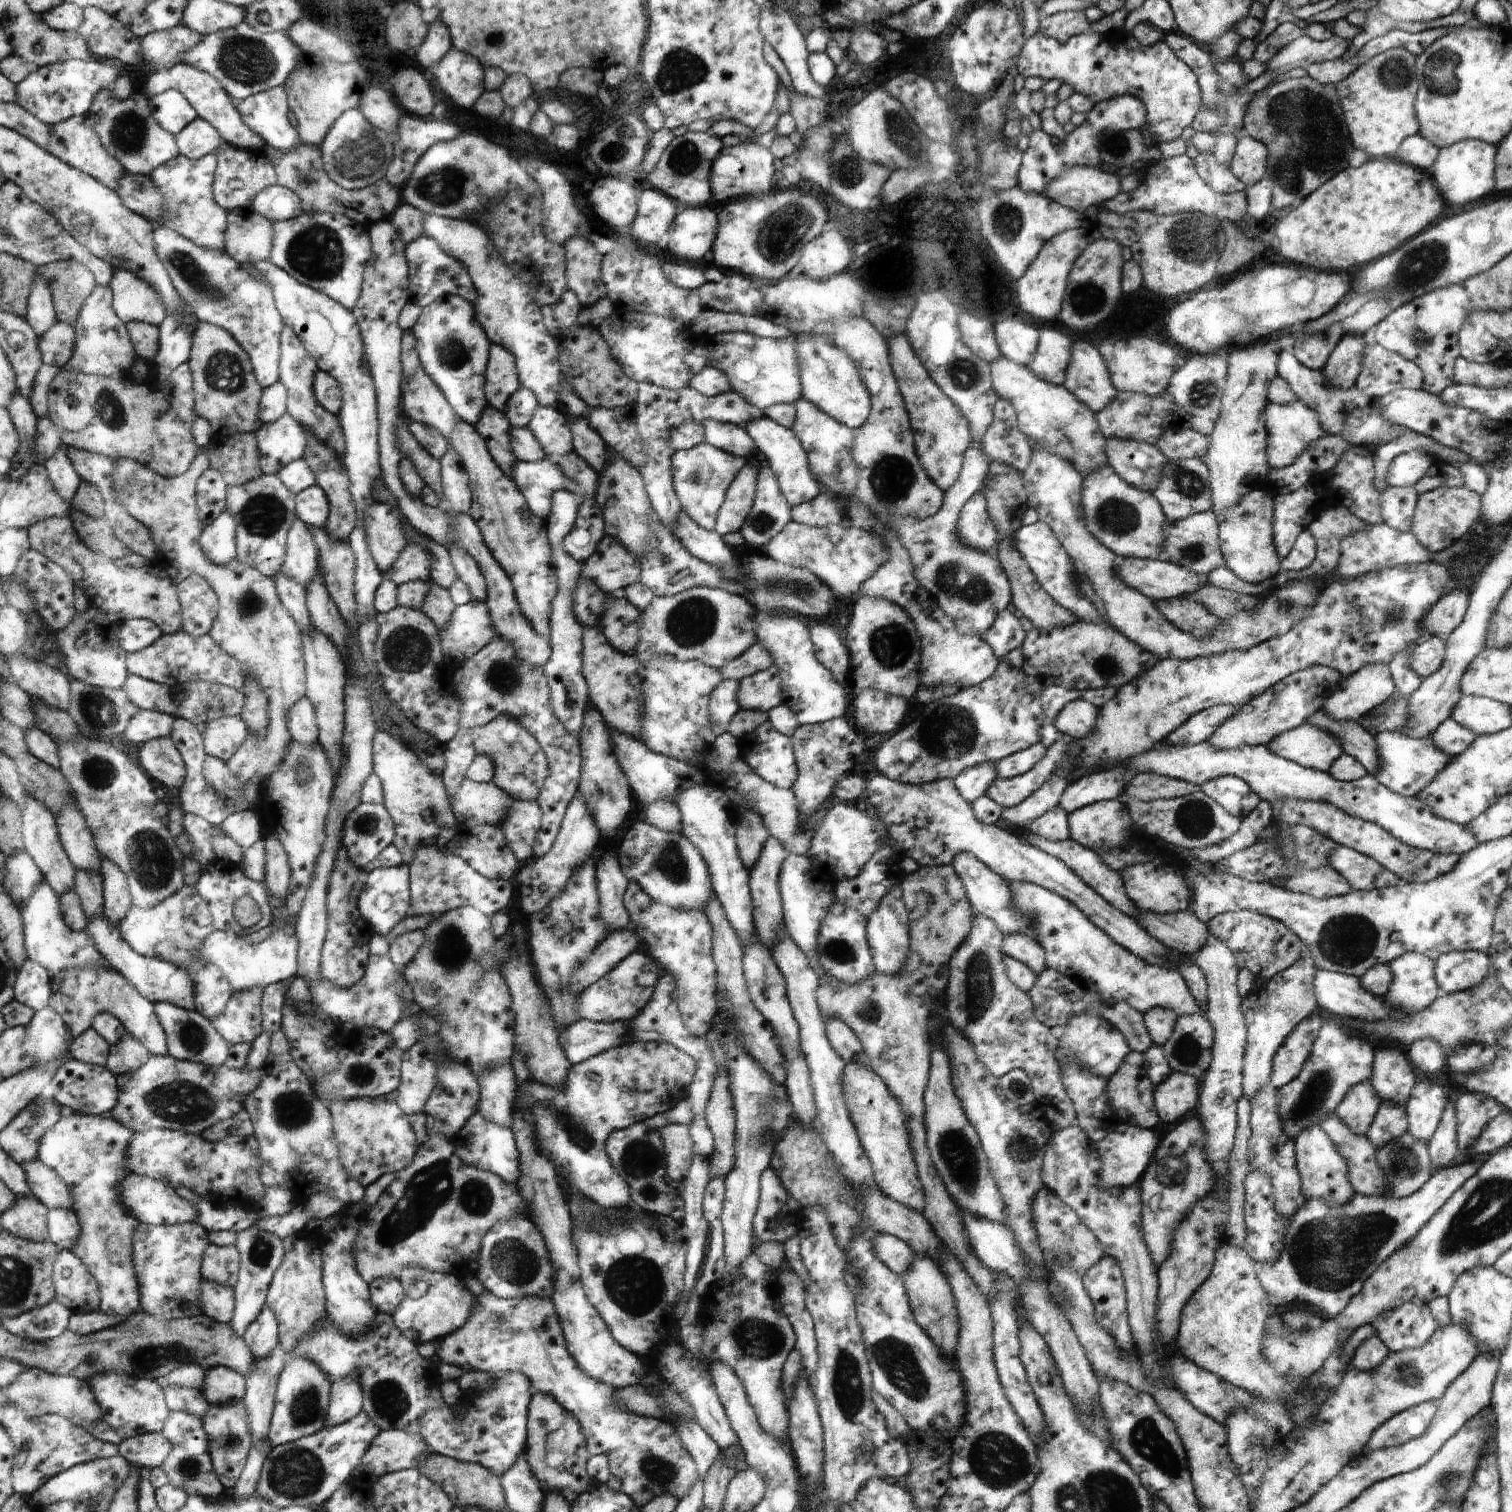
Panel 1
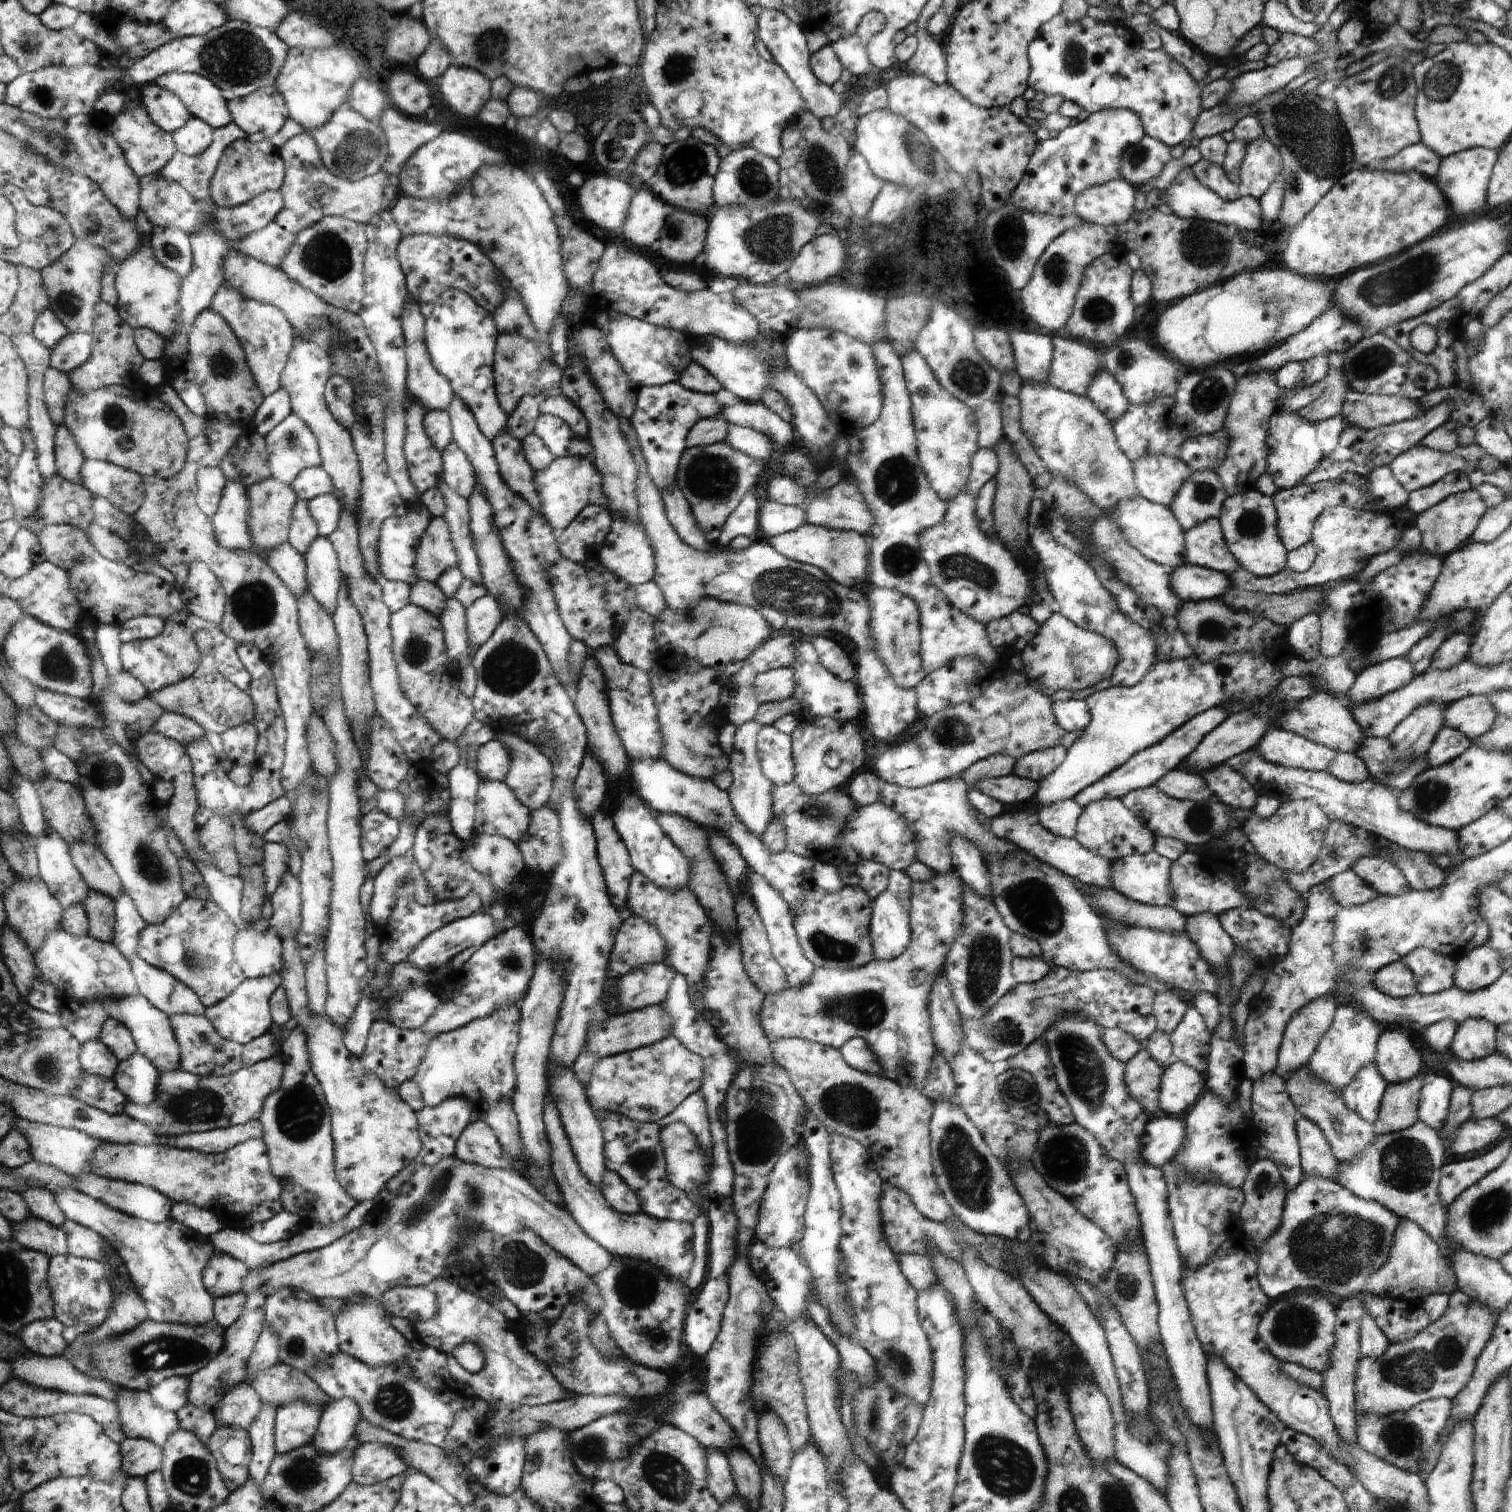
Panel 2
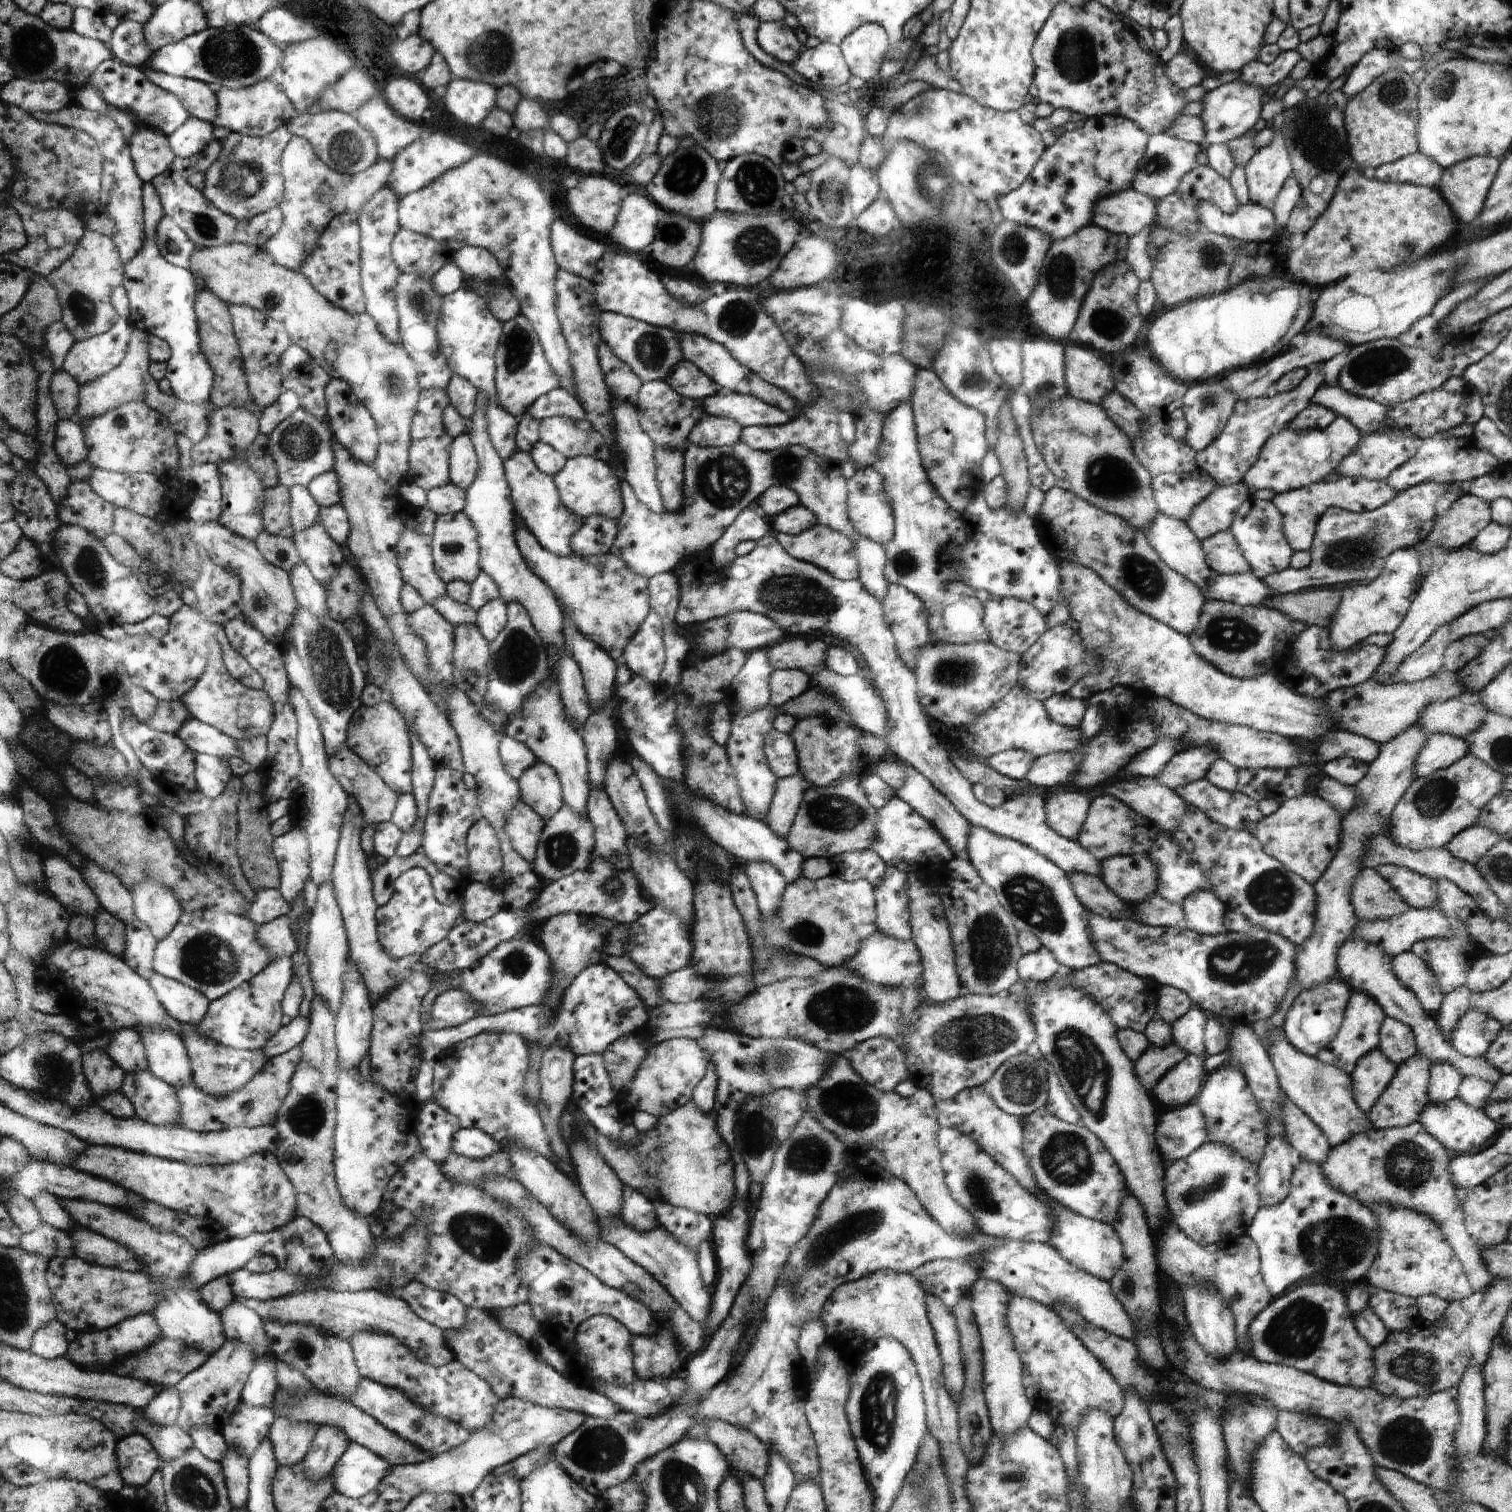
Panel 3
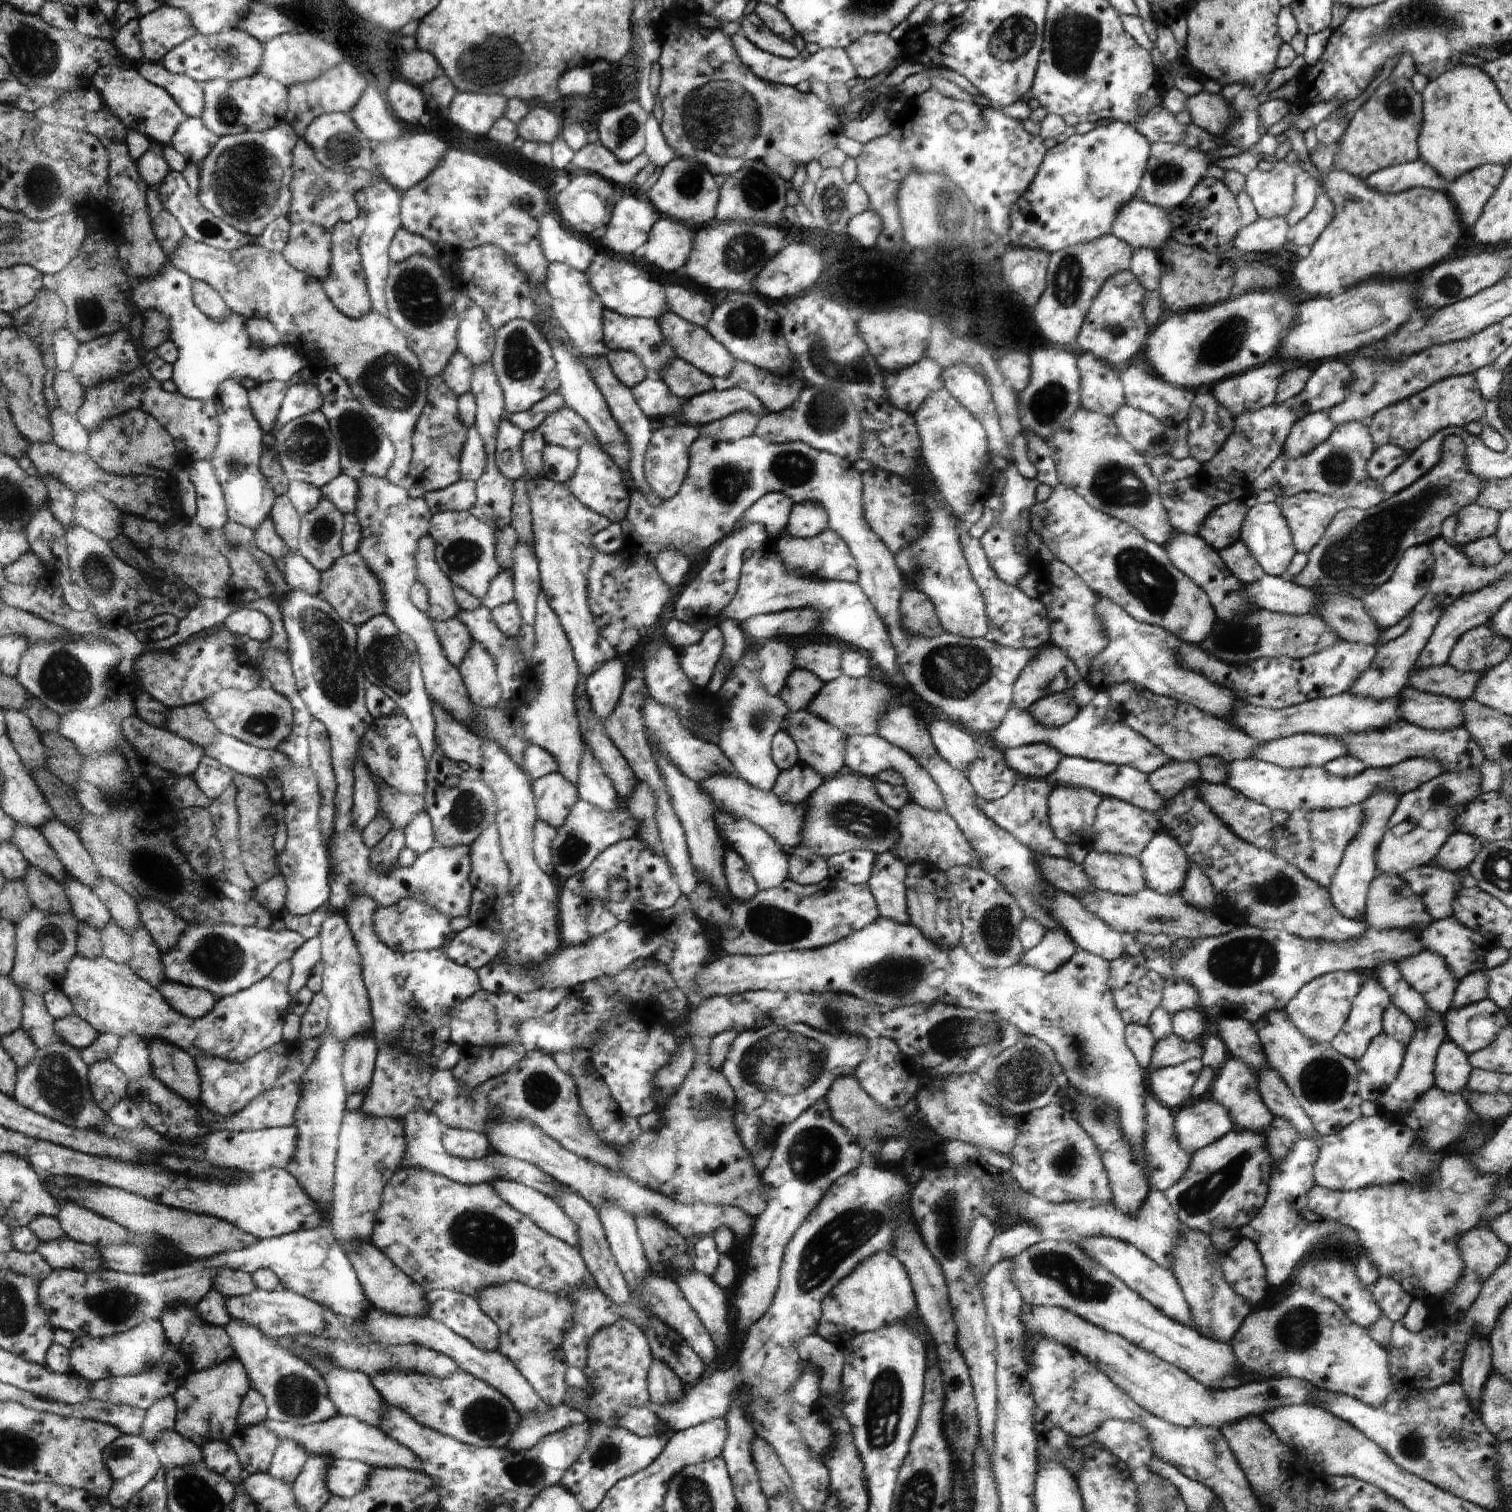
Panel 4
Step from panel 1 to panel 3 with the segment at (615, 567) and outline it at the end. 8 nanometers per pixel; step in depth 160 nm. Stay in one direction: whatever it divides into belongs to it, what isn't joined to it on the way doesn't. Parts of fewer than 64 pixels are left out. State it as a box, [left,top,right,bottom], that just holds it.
[609,441,889,601]

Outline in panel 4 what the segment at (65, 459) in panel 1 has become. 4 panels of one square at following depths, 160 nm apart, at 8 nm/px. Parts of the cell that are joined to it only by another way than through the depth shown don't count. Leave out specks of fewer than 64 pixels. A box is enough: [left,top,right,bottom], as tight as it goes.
[54,408,91,454]

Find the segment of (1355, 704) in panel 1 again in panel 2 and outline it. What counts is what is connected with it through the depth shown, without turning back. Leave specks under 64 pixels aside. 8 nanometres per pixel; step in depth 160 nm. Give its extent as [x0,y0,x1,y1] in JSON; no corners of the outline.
[1348,657,1417,702]

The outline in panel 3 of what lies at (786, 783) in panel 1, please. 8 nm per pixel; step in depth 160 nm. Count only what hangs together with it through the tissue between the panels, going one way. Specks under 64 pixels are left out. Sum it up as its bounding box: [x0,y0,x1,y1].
[764,730,800,778]

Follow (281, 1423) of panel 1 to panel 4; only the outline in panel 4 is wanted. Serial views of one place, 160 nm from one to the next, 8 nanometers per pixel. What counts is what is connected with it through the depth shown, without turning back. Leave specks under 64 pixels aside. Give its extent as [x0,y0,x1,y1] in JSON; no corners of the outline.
[267,1438,309,1486]

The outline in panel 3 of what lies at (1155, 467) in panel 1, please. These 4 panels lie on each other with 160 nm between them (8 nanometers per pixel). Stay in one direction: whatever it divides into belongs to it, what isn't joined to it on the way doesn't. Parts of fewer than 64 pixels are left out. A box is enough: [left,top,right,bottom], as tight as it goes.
[1150,470,1217,520]

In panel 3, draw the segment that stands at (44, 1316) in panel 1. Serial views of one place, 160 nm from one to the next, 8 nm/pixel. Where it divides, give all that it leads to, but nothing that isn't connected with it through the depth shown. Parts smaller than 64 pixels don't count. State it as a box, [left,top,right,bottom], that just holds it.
[34,1319,70,1359]

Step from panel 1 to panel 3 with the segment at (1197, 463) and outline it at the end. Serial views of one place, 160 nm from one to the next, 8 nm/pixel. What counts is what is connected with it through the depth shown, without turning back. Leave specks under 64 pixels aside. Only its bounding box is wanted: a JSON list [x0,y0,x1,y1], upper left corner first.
[1185,483,1248,540]

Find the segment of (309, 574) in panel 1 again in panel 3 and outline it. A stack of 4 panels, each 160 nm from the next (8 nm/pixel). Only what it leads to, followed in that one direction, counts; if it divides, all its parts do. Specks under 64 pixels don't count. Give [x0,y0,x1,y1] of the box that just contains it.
[290,486,320,533]

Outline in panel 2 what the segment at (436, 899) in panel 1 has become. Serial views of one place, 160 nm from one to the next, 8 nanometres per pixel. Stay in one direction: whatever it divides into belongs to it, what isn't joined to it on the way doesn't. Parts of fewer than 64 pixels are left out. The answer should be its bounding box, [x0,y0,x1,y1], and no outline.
[410,812,496,902]

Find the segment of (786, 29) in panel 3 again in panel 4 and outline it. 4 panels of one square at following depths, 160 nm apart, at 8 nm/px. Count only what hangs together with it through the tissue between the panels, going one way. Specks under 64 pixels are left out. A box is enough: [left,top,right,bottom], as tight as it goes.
[739,13,799,59]

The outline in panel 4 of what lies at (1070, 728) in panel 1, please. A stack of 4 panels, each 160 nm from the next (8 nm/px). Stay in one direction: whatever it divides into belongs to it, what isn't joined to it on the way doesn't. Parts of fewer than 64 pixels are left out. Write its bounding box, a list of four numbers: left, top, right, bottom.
[1029,692,1080,728]

